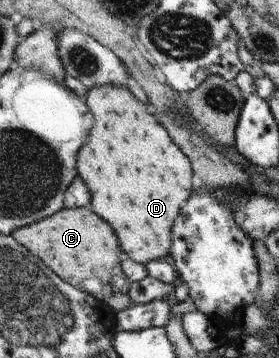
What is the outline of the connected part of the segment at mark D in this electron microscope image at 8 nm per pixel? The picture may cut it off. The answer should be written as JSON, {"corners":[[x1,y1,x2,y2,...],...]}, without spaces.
{"corners":[[98,85,90,90,87,100,97,119,94,136,88,148,80,152,78,168,80,176,88,182,94,194,94,210,104,216,118,232,120,248,134,262,146,265,156,258,164,259,172,253,171,236,175,220,182,211,183,204,192,196,192,166,190,159,174,144,170,134,159,120,150,114,148,104,126,88,113,85]]}

